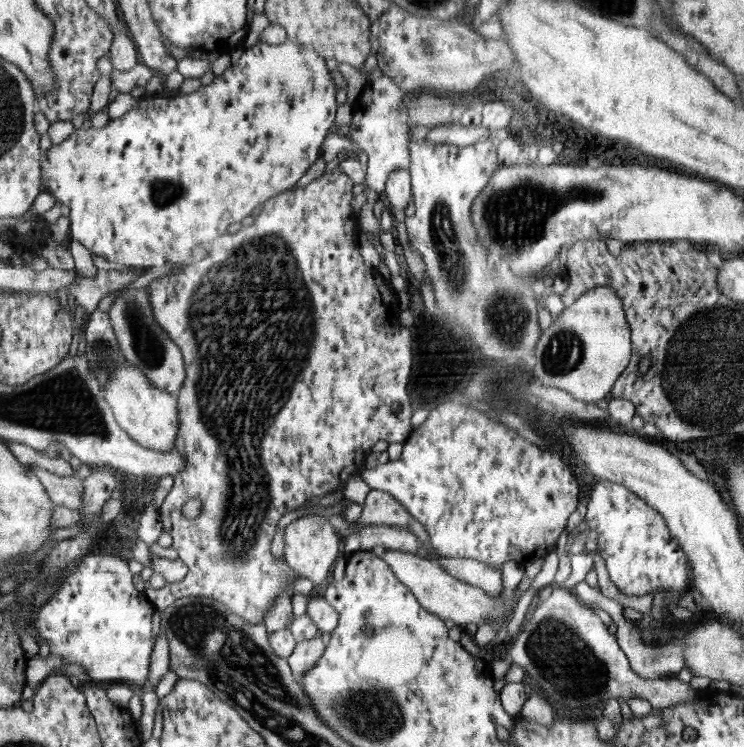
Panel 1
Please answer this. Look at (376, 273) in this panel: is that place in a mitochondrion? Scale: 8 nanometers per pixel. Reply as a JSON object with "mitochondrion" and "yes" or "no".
{"mitochondrion":"no"}

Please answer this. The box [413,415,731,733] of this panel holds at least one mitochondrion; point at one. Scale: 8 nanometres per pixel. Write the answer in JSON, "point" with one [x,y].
{"point":[556,647]}

